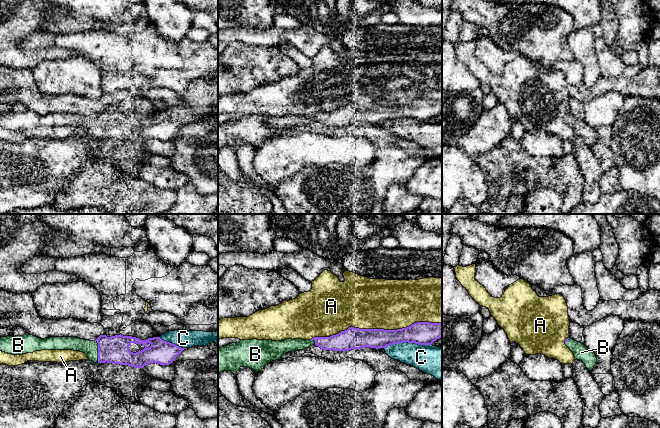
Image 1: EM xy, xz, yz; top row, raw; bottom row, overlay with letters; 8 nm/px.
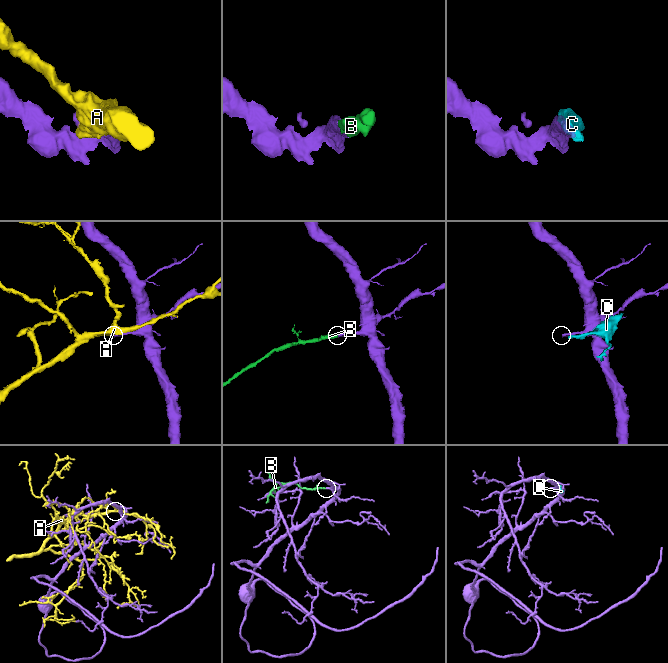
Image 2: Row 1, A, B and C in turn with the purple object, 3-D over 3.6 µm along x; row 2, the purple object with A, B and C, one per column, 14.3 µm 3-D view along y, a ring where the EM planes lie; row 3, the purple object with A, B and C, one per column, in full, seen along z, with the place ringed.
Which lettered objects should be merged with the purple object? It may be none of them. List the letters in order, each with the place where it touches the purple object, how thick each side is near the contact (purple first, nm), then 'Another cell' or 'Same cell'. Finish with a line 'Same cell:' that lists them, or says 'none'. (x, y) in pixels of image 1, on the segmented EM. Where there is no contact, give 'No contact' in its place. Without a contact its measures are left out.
A: Touches purple at xz (375, 329). Thickness 180 nm (purple) against 420 nm. Another cell
B: Touches purple at xy (98, 351). Thickness 220 nm (purple) against 120 nm. Same cell
C: Touches purple at xz (407, 341). Thickness 190 nm (purple) against 220 nm. Another cell
Same cell: B

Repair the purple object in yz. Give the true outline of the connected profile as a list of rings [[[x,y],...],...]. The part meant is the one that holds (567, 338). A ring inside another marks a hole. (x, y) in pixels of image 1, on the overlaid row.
[[[567,338],[565,344],[573,352],[575,360],[582,361],[589,371],[594,368],[597,362],[594,352],[590,351],[584,344],[571,338]]]

